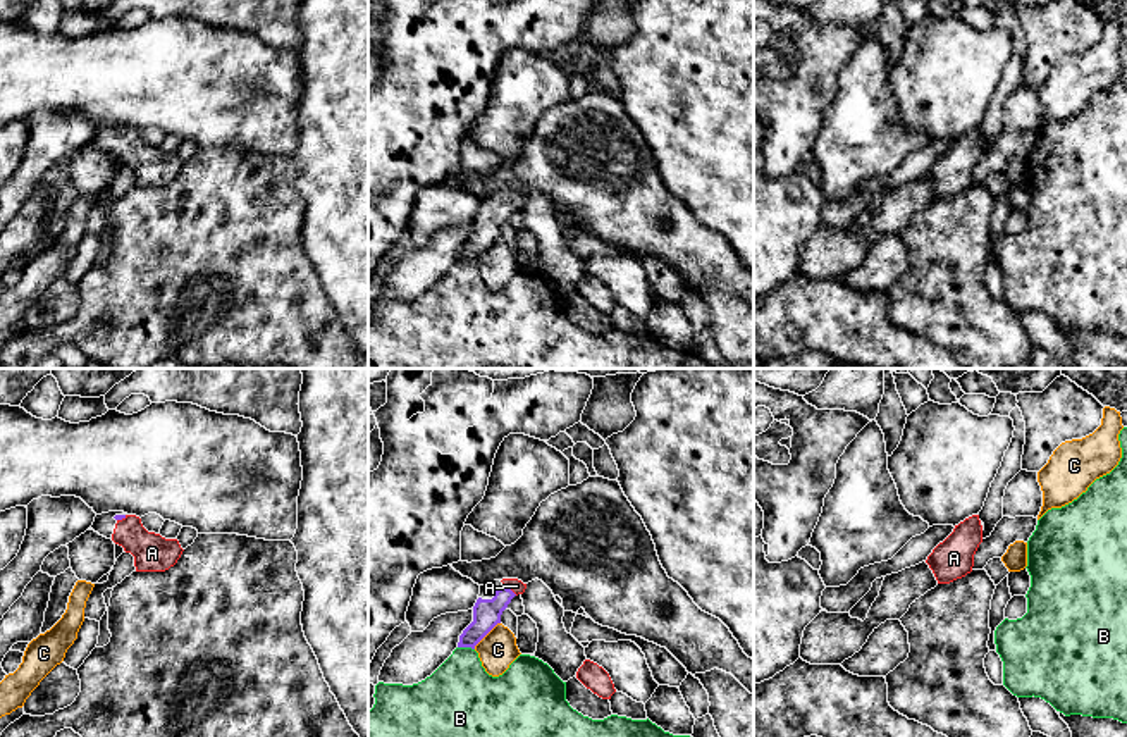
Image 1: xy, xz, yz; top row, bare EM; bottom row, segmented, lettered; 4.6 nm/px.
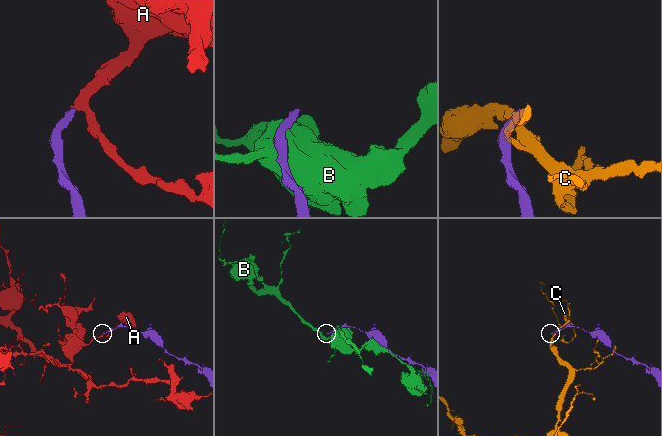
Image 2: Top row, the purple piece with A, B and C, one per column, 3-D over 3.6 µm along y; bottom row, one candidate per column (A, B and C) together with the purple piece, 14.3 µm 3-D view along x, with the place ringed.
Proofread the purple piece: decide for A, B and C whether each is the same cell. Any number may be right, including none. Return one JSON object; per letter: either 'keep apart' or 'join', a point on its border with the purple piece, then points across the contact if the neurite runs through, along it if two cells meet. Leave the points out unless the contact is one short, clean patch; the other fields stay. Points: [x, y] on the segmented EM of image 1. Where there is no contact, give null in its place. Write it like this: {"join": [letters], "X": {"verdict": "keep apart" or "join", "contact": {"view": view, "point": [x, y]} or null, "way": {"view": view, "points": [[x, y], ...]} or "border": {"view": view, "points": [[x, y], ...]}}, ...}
{"join": ["A"], "A": {"verdict": "join", "contact": {"view": "xz", "point": [510, 589]}, "way": {"view": "xz", "points": [[487, 613], [510, 589], [517, 586]]}}, "B": {"verdict": "keep apart", "contact": {"view": "xz", "point": [467, 646]}}, "C": {"verdict": "keep apart", "contact": {"view": "xz", "point": [486, 634]}}}

